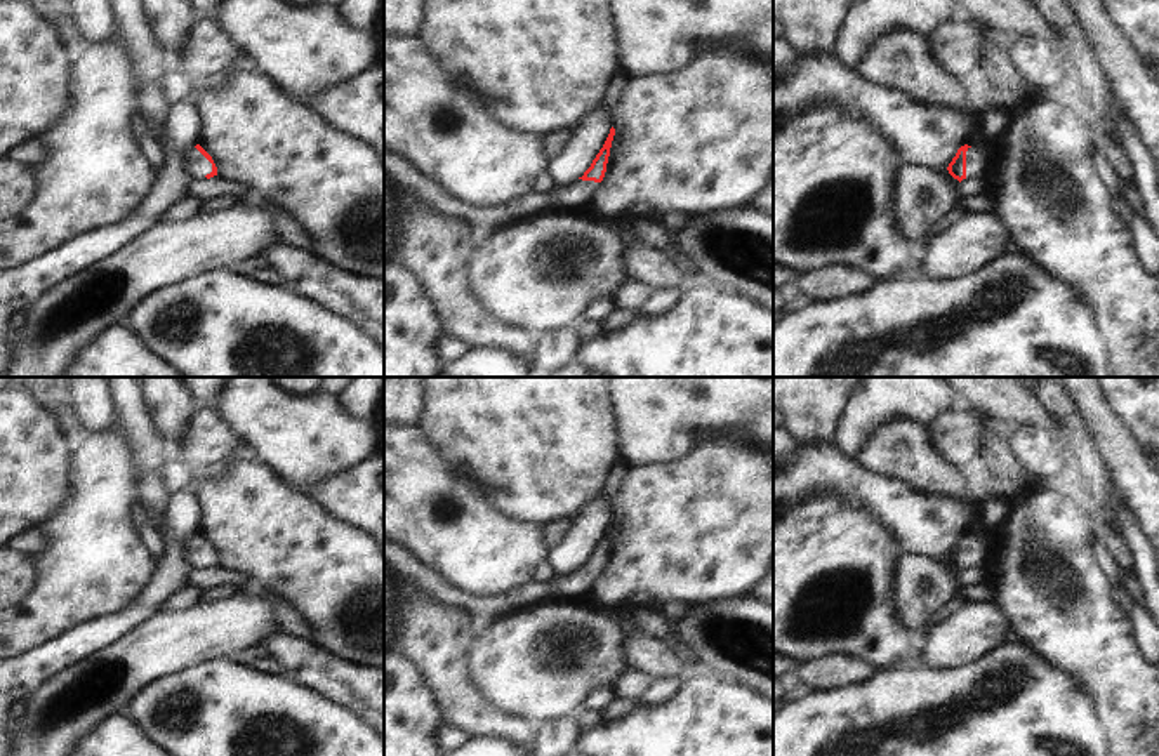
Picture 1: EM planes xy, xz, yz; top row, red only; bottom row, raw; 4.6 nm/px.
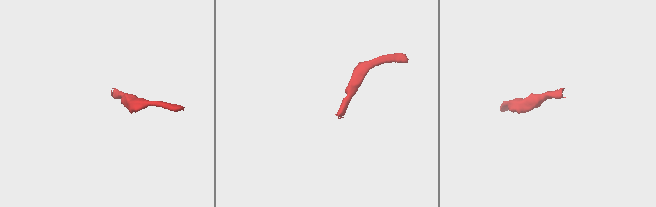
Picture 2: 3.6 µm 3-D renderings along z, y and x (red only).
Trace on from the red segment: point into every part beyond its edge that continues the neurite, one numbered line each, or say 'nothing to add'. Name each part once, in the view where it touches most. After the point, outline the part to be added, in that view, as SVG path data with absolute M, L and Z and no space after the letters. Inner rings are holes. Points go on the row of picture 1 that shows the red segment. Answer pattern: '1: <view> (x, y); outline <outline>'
1: yz (975, 159); outline M968 148L966 151L966 179L977 179L983 176L983 167L989 156L985 149Z

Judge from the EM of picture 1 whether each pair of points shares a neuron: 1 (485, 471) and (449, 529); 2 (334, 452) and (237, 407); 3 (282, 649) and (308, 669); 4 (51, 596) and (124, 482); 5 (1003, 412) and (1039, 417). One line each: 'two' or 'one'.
1: two
2: one
3: one
4: one
5: one

